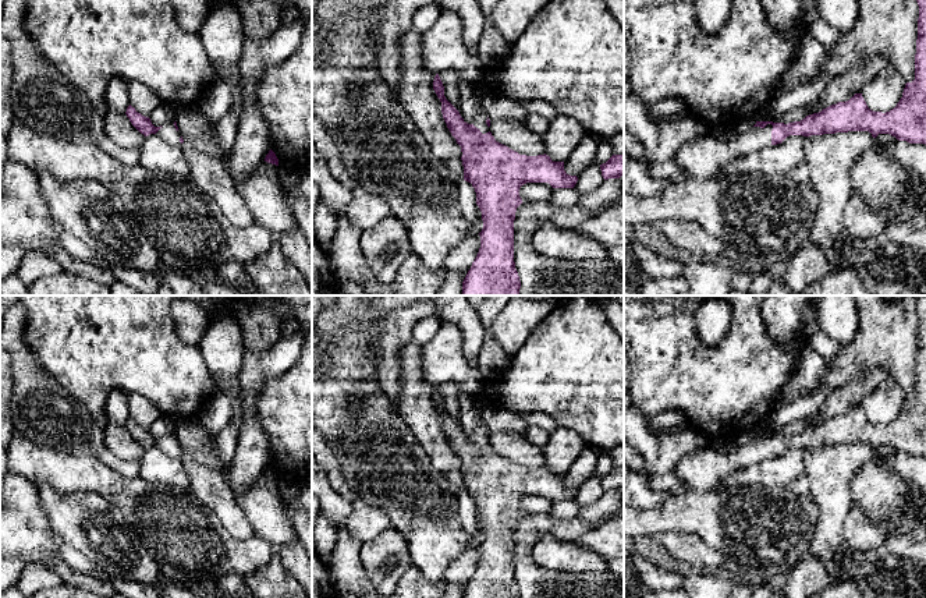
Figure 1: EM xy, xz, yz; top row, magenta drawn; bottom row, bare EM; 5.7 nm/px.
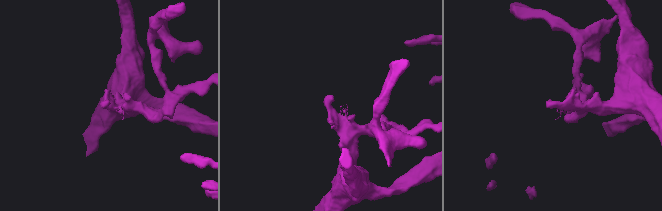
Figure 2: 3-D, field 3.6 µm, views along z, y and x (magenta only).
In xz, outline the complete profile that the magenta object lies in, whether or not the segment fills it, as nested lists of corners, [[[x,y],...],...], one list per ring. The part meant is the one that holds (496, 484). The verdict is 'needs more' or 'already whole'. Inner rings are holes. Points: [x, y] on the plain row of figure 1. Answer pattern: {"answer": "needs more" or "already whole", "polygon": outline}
{"answer": "needs more", "polygon": [[[436,386],[433,401],[441,414],[443,431],[461,459],[464,492],[471,495],[476,505],[476,517],[482,524],[483,541],[480,560],[468,583],[462,598],[521,598],[514,574],[514,532],[517,520],[522,516],[519,500],[526,495],[549,495],[553,500],[574,500],[578,489],[564,482],[564,474],[553,474],[550,468],[526,468],[497,454],[490,445],[490,432],[483,420],[472,436],[461,429],[460,424],[446,411],[443,394]]]}

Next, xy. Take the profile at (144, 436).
{"answer": "needs more", "polygon": [[[131,417],[127,420],[125,427],[130,431],[131,436],[145,449],[157,446],[170,459],[181,459],[184,454],[182,449],[178,445],[175,434],[164,436],[162,439],[155,439],[149,429],[138,425]]]}

